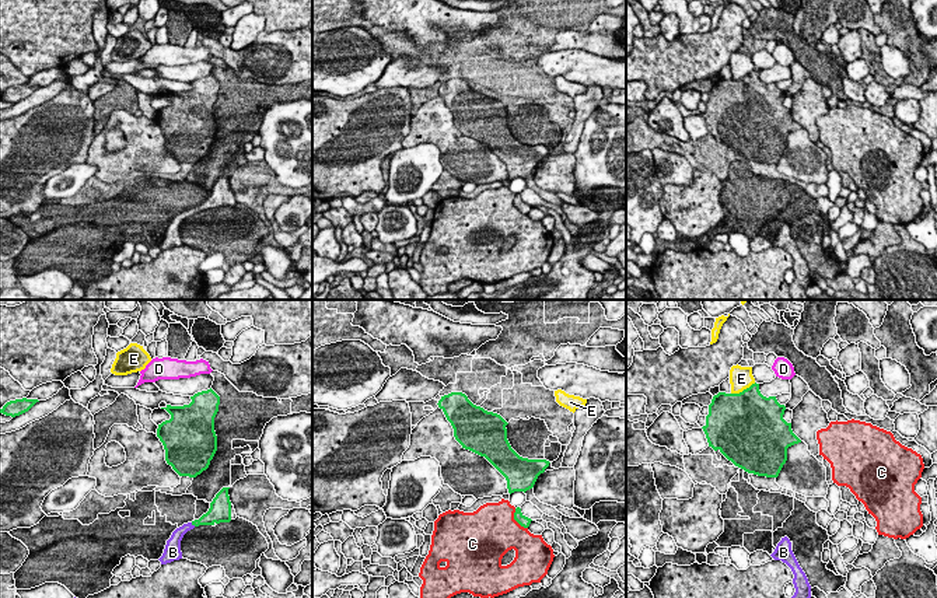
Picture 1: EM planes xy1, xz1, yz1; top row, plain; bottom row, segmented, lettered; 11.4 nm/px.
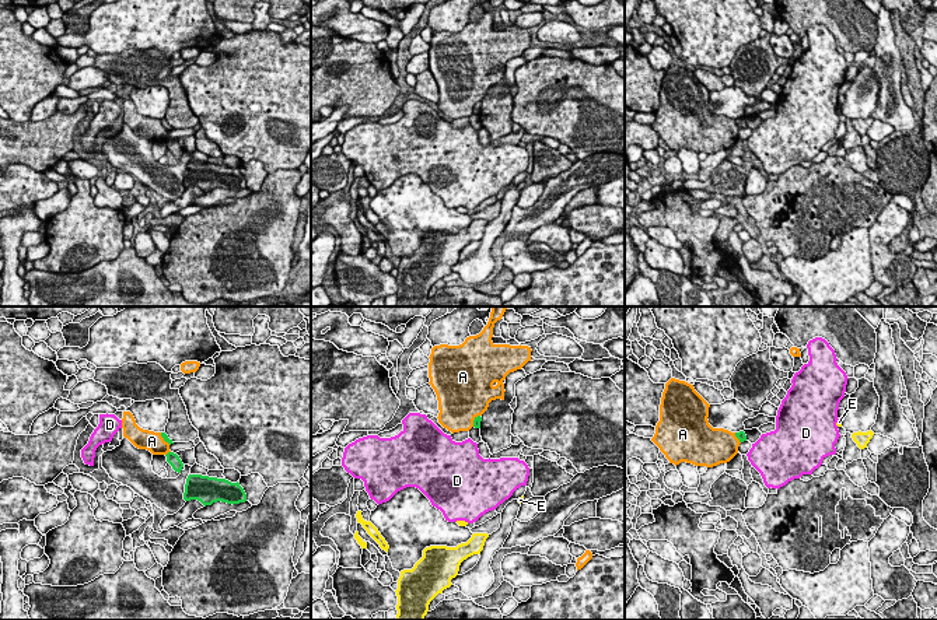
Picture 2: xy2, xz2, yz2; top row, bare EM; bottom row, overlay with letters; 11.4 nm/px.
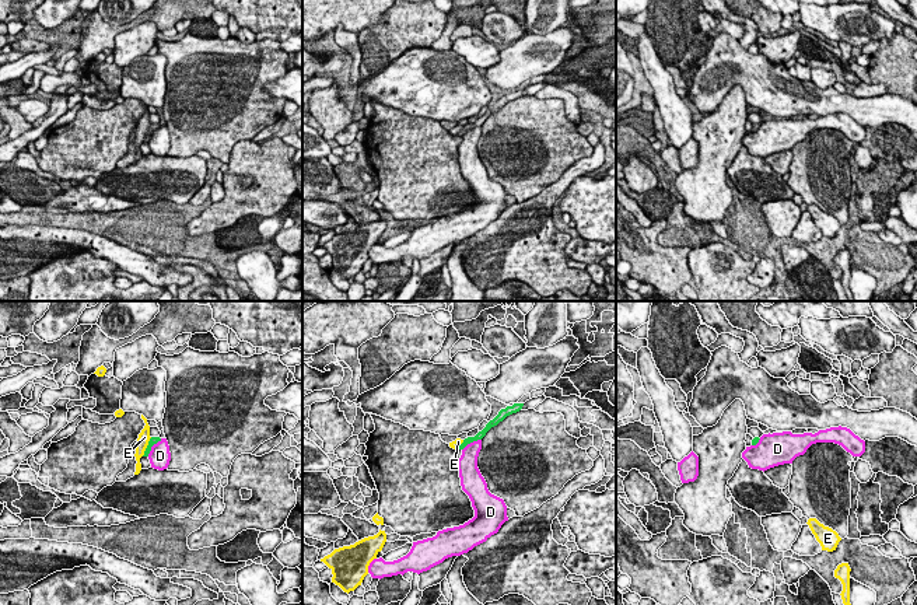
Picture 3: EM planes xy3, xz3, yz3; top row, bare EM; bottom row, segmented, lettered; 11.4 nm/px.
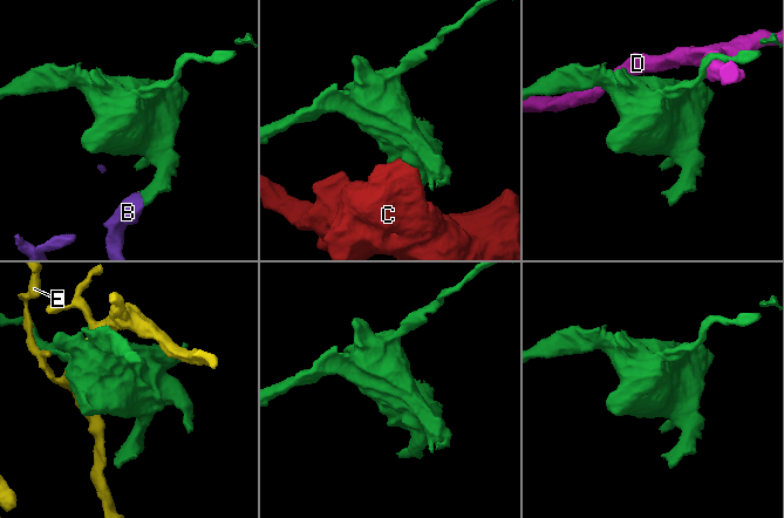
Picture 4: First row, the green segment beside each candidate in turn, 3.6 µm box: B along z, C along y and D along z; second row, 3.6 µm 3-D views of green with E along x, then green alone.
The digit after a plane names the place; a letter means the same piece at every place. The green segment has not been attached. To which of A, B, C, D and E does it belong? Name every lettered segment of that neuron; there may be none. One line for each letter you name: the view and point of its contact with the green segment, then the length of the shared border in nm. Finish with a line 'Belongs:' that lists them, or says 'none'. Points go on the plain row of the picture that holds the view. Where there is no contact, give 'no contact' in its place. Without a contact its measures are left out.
B: xy1 (193, 210) | 70 nm
Belongs: B

